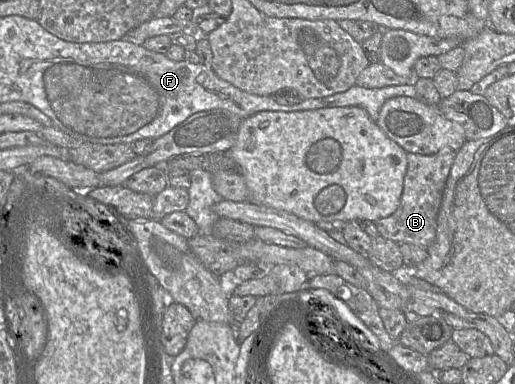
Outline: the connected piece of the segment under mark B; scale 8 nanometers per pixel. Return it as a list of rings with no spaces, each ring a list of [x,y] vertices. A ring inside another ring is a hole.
[[[444,150],[433,155],[407,153],[408,166],[400,205],[389,217],[374,221],[380,236],[397,244],[410,243],[423,249],[433,244],[442,197],[456,152]]]

